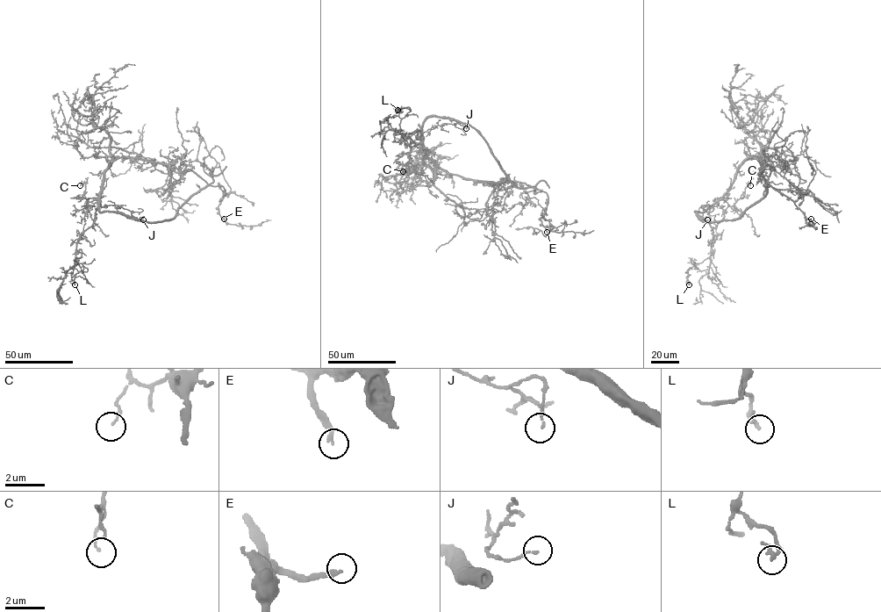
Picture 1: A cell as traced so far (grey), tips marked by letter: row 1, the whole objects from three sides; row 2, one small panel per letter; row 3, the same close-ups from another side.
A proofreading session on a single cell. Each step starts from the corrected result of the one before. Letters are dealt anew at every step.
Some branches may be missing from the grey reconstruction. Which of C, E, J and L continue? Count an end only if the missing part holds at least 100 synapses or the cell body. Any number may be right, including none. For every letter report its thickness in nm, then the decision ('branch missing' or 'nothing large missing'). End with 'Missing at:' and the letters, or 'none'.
C: 120 nm | nothing large missing
E: 220 nm | branch missing
J: 110 nm | nothing large missing
L: 240 nm | nothing large missing
Missing at: E

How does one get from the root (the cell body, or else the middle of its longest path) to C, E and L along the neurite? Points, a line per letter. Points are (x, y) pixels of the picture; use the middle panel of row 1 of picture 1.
C: (490, 147), (469, 125), (437, 125), (425, 132), (420, 140), (411, 147), (408, 169), (403, 171)
E: (490, 147), (490, 153), (514, 185), (533, 187), (546, 193), (547, 209), (540, 219), (547, 232)
L: (490, 147), (472, 127), (442, 117), (428, 117), (420, 131), (400, 133), (400, 120), (411, 109), (397, 110)

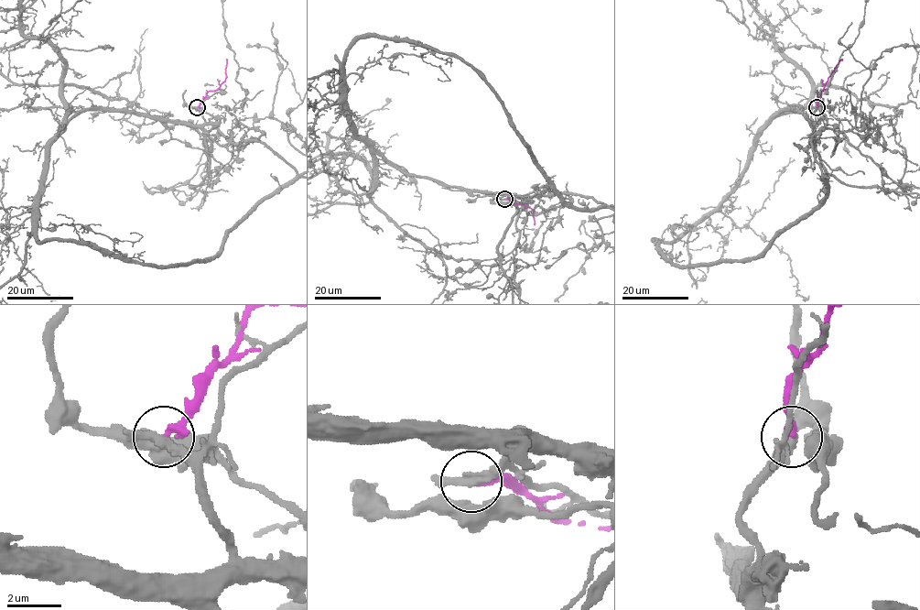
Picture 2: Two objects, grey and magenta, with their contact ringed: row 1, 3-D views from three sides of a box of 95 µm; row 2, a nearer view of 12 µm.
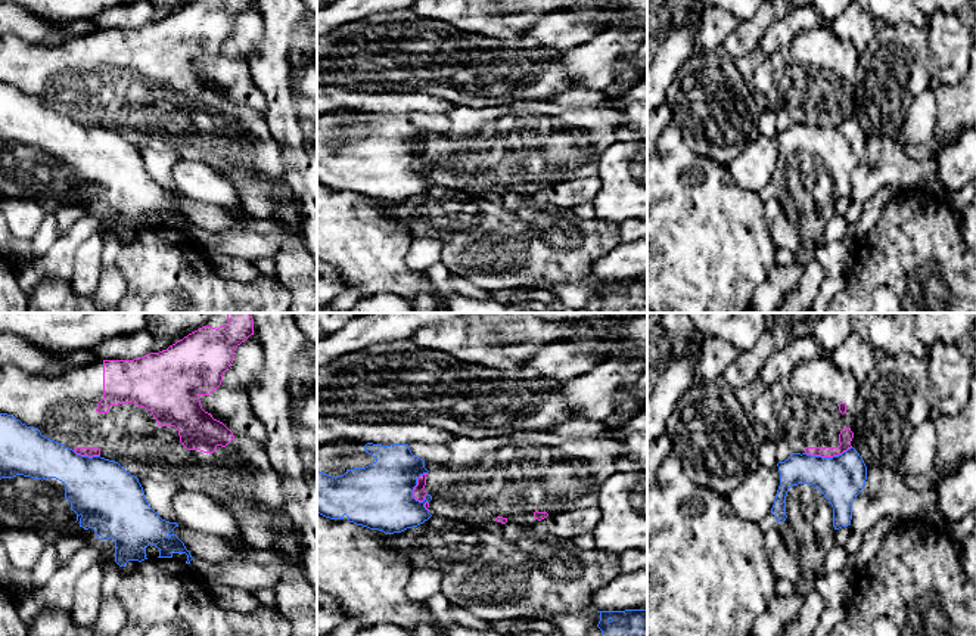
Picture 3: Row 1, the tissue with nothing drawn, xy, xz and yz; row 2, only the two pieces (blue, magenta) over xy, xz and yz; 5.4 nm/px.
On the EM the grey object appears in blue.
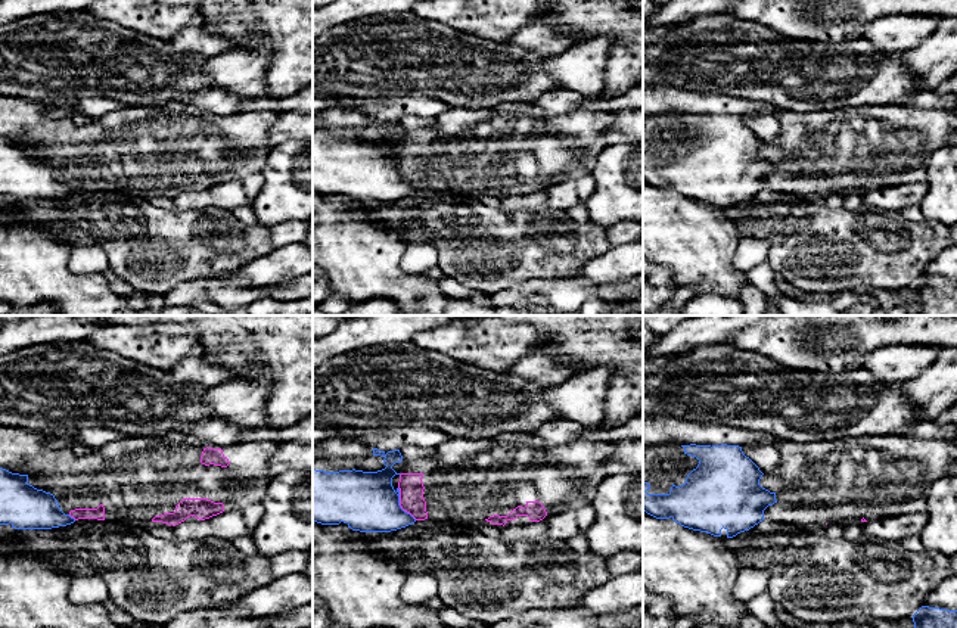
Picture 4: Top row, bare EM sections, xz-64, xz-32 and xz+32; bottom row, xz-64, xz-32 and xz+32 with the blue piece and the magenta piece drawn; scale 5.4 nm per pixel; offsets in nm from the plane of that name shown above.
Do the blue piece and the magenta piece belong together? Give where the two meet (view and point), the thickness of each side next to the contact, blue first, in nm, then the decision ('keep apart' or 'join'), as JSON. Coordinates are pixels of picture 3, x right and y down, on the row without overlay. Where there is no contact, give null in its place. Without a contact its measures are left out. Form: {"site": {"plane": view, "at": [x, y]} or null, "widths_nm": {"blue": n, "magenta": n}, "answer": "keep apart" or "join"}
{"site": {"plane": "xz", "at": [412, 161]}, "widths_nm": {"blue": 360, "magenta": 70}, "answer": "keep apart"}

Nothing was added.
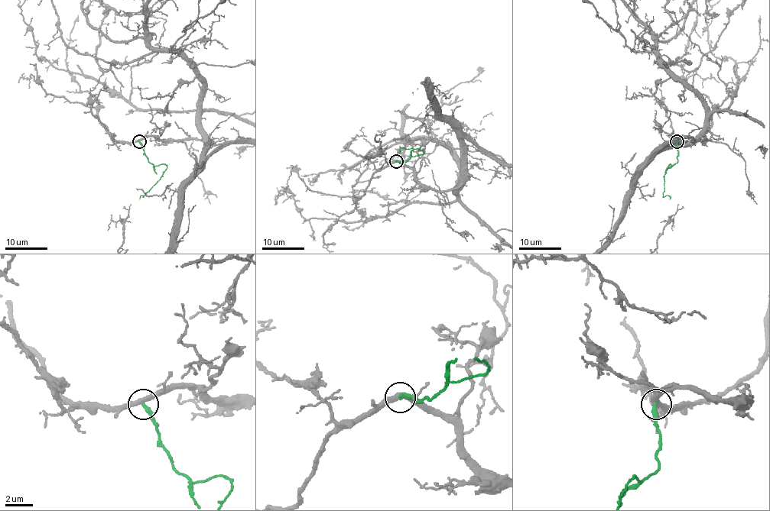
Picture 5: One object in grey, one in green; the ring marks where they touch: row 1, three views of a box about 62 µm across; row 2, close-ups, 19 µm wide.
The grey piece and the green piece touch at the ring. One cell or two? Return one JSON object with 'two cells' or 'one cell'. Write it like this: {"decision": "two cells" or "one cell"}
{"decision": "two cells"}

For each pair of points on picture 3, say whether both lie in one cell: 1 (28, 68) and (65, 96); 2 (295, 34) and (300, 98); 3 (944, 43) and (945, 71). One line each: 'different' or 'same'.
1: same
2: same
3: same

